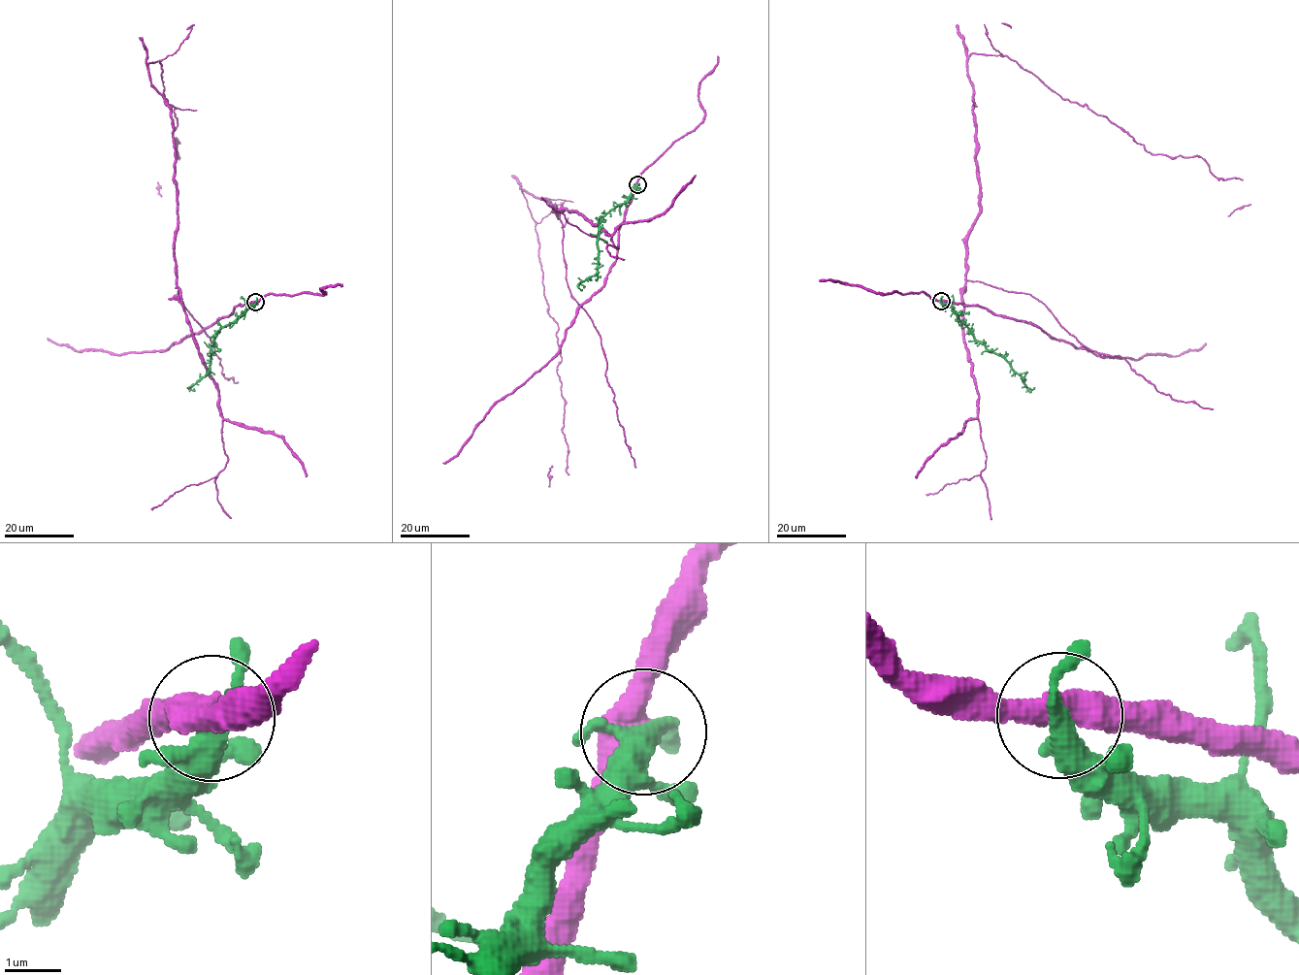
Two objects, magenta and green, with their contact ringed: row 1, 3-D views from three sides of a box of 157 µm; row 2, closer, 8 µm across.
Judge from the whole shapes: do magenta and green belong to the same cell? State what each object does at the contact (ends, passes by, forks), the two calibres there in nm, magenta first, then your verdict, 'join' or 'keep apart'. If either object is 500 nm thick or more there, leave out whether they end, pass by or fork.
magenta passes by; green forks; calibres 480 and 300 nm; keep apart

